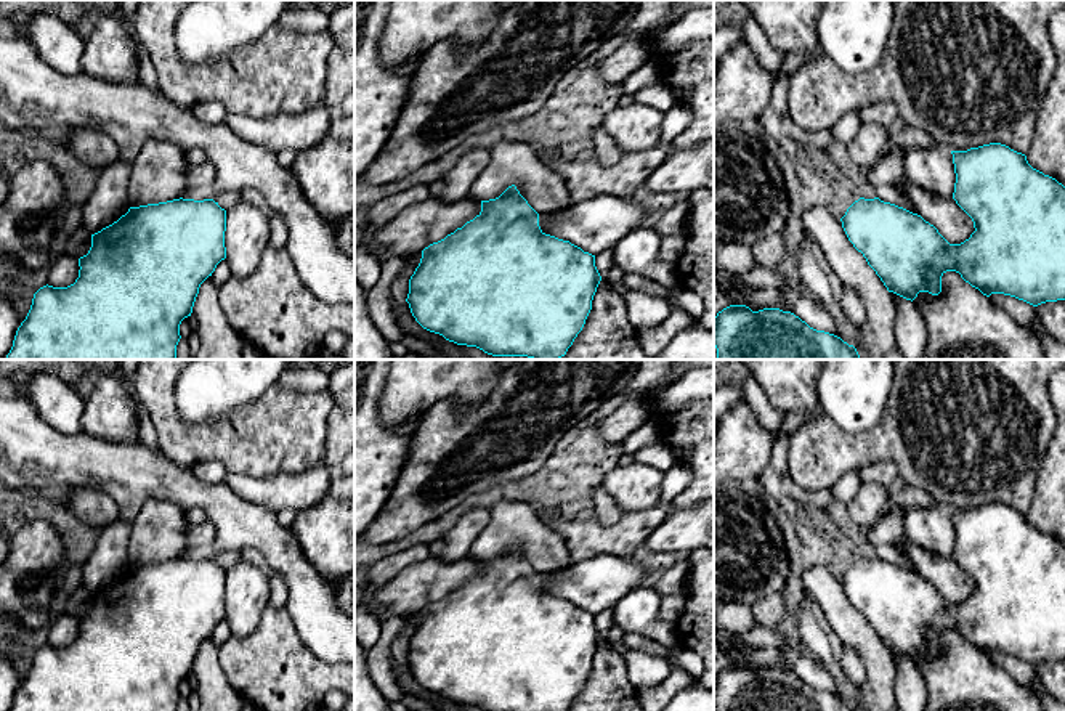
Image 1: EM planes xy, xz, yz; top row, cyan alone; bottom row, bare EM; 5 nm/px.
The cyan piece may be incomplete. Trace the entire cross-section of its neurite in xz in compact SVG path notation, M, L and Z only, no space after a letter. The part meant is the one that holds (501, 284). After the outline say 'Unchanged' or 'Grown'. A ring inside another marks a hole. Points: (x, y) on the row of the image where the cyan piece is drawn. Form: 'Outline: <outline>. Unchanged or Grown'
Outline: M512 185L499 197L481 201L481 212L473 220L422 250L406 302L423 329L457 345L476 347L492 356L560 360L582 331L600 281L595 255L545 234L539 213Z. Unchanged

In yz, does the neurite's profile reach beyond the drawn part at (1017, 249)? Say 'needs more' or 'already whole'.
already whole

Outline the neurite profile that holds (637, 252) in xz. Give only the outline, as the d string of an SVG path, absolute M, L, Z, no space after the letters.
M640 226L629 231L613 249L614 265L624 273L634 273L666 287L678 284L675 263L659 255L662 238L654 228Z

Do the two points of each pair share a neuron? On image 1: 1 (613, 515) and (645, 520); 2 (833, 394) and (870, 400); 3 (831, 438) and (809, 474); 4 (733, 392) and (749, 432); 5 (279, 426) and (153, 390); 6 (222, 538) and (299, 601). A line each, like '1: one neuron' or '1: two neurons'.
1: two neurons
2: one neuron
3: one neuron
4: two neurons
5: one neuron
6: one neuron

